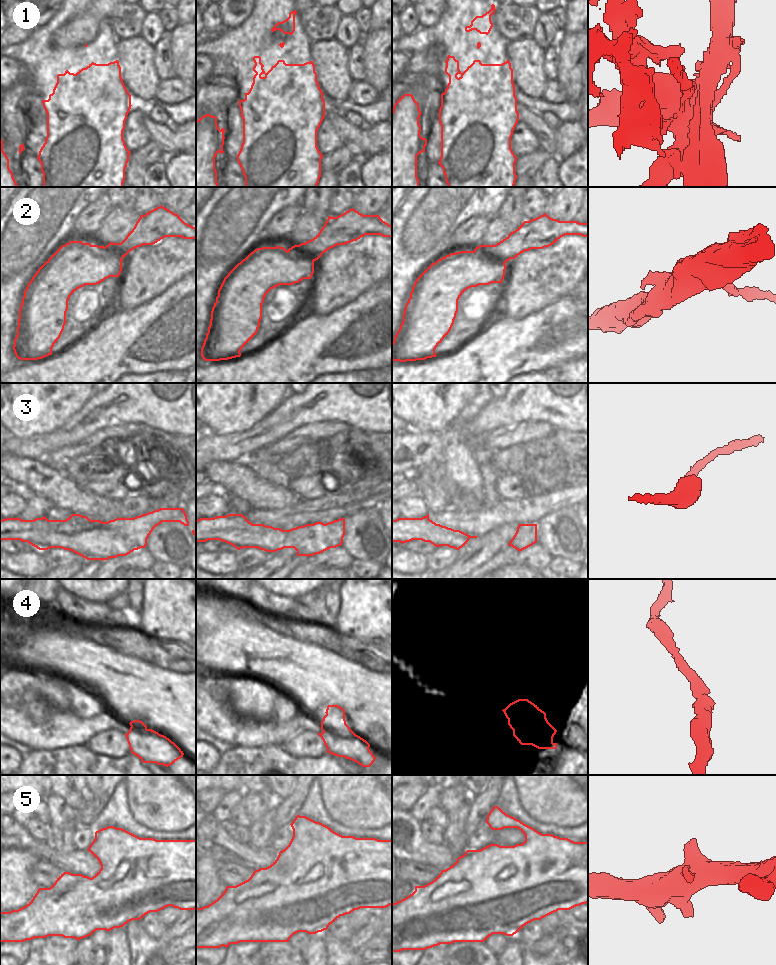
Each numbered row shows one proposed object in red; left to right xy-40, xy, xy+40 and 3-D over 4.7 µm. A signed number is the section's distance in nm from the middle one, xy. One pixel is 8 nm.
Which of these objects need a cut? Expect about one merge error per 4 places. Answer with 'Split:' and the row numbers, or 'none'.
Split: 1

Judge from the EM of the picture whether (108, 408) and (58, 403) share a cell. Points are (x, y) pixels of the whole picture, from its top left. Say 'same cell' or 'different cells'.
different cells

